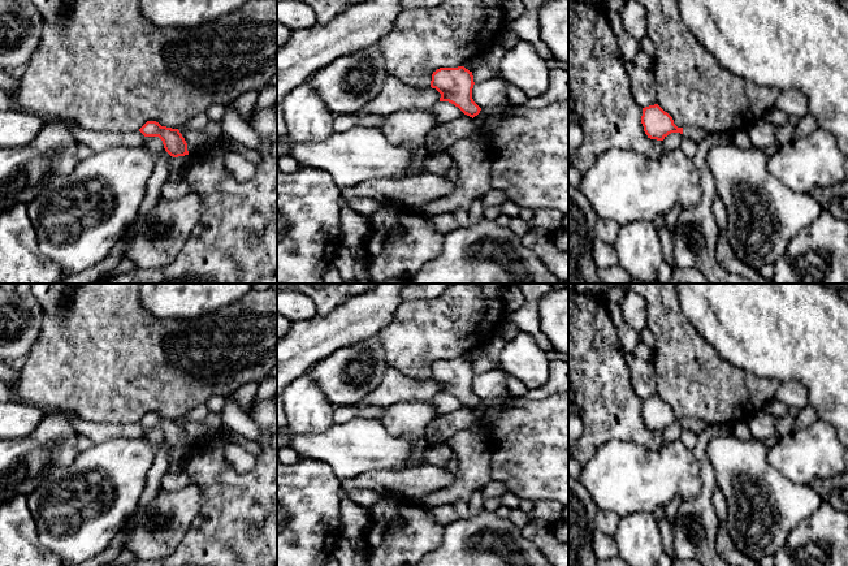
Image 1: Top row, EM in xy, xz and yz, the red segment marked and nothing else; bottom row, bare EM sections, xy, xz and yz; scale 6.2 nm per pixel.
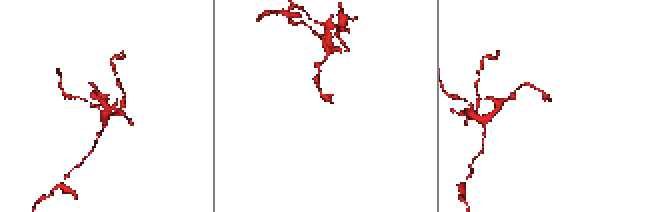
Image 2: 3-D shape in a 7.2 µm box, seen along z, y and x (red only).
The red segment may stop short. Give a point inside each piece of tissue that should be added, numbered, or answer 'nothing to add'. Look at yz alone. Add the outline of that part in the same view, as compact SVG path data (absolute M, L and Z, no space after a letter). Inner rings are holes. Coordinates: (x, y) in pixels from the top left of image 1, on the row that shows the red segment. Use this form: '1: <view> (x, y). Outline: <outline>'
1: yz (696, 134). Outline: M685 126L683 129L683 137L692 139L697 144L706 138L708 133L697 126Z

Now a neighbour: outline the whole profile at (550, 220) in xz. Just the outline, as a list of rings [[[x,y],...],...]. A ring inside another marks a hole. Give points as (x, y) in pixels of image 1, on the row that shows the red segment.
[[[537,209],[529,221],[529,226],[555,233],[562,229],[563,216],[564,215],[557,209]]]

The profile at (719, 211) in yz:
[[[718,195],[714,196],[711,209],[713,209],[713,215],[714,215],[714,219],[718,224],[719,229],[726,232],[726,229],[727,229],[727,209]]]

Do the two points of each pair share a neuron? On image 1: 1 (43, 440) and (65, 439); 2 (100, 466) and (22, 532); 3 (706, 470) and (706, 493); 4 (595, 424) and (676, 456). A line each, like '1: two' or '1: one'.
1: one
2: two
3: one
4: two

